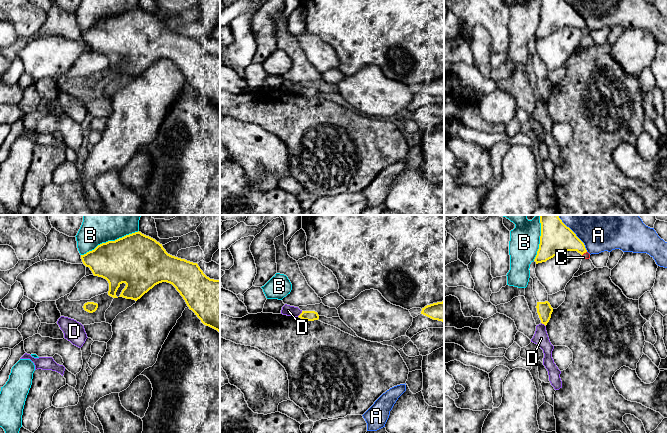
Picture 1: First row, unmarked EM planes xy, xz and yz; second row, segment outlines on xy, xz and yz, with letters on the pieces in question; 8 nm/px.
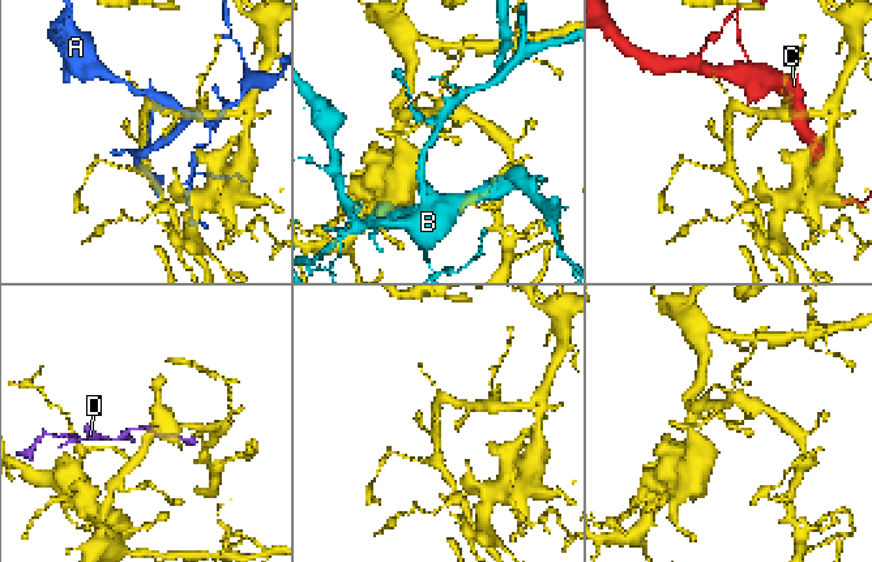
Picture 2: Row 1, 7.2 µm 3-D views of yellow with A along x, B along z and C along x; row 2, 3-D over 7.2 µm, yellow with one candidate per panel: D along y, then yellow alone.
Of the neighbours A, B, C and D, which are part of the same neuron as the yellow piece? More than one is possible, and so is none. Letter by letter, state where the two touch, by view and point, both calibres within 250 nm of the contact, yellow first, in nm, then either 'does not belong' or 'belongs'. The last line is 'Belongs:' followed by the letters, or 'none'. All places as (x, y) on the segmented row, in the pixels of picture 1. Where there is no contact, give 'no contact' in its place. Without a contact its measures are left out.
A: contact yz (574, 233); calibres 240 and 500 nm; does not belong
B: contact xy (109, 241); calibres 400 and 400 nm; does not belong
C: contact yz (584, 252); calibres 240 and 50 nm; does not belong
D: contact xz (300, 314); calibres 80 and 90 nm; does not belong
Belongs: none

